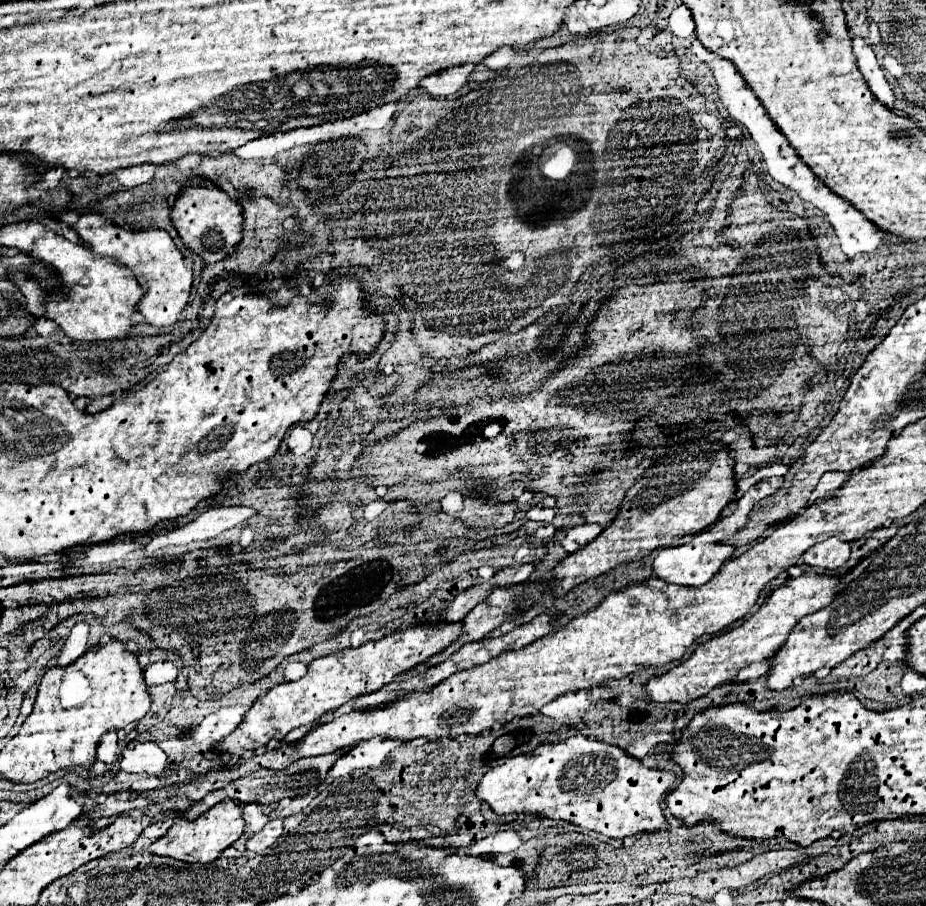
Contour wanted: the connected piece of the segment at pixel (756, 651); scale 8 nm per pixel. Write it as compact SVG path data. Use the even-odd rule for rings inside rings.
M805 573L797 579L789 577L785 585L781 585L771 593L771 597L759 607L759 611L753 617L743 621L739 627L701 643L685 663L677 665L669 673L649 679L649 683L645 685L649 699L659 703L665 701L689 703L697 697L707 695L713 687L733 681L739 669L755 661L769 659L773 653L777 653L777 649L781 649L781 645L787 641L791 629L799 623L799 619L827 607L835 597L837 587L839 587L837 577L823 577L815 573Z

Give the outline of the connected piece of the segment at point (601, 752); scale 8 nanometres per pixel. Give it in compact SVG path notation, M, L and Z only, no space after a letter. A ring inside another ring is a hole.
M575 735L561 743L541 745L533 753L509 757L503 765L489 769L479 781L477 799L485 801L497 815L541 815L625 839L635 833L655 833L665 825L659 803L667 791L659 791L659 777L675 775L647 769L615 745Z

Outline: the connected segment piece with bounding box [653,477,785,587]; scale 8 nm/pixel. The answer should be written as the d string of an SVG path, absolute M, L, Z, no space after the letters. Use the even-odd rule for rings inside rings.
M771 477L769 481L759 481L759 483L753 485L738 500L735 512L726 517L721 517L719 521L711 526L711 529L709 527L705 531L693 535L691 541L685 543L685 545L661 549L659 555L657 555L655 561L653 561L653 571L657 573L657 577L665 579L667 583L685 585L685 587L699 587L699 585L705 585L707 581L711 581L713 575L721 569L721 565L723 565L727 559L731 559L733 553L735 553L735 547L733 547L733 545L725 545L722 541L743 529L746 526L751 509L753 509L763 497L769 497L769 495L777 493L777 491L783 487L783 483L785 483L783 477ZM709 545L713 545L713 547L709 547Z

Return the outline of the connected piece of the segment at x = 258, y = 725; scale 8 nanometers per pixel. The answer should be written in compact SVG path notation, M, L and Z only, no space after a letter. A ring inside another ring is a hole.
M425 625L399 627L393 635L387 635L379 641L369 641L357 649L345 649L335 655L315 659L309 665L305 677L291 683L279 683L273 689L269 689L265 697L255 701L245 713L237 731L233 731L223 741L215 743L213 749L217 753L227 751L231 755L241 757L247 751L257 751L265 747L271 739L283 739L291 729L301 725L311 725L321 715L335 711L347 701L381 689L403 671L409 671L415 665L427 661L431 655L441 653L459 635L461 635L461 625L441 625L441 629L433 625L431 627L425 627Z

